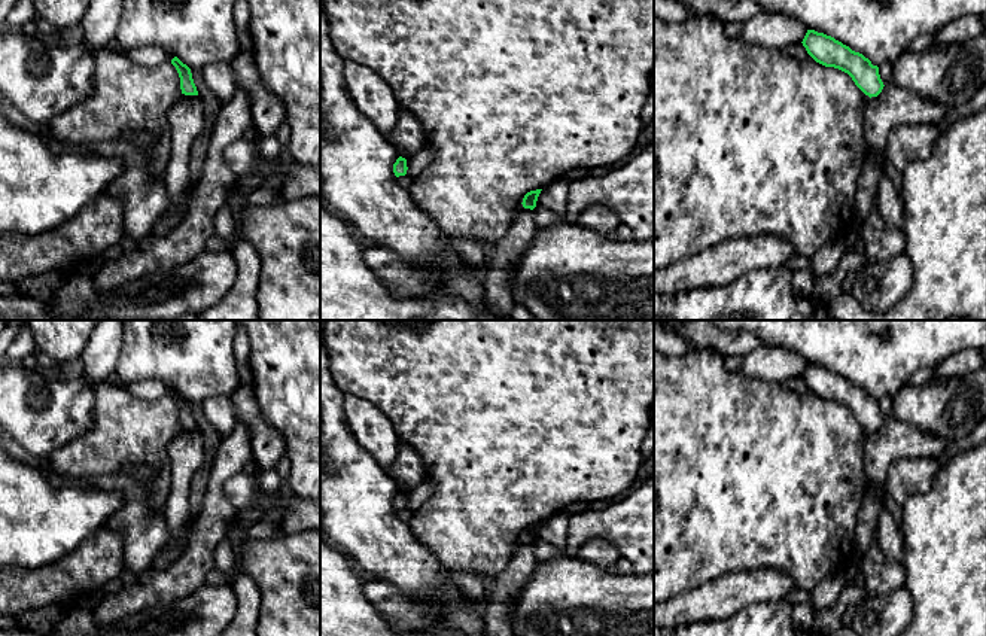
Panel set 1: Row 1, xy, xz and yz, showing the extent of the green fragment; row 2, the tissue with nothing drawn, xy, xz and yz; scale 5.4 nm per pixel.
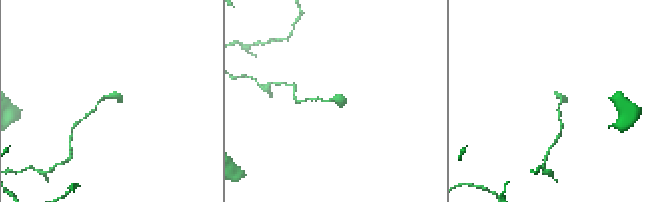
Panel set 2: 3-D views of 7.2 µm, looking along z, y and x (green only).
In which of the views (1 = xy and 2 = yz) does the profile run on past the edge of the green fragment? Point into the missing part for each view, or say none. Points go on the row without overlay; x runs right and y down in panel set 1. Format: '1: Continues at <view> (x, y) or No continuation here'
1: No continuation here
2: No continuation here

